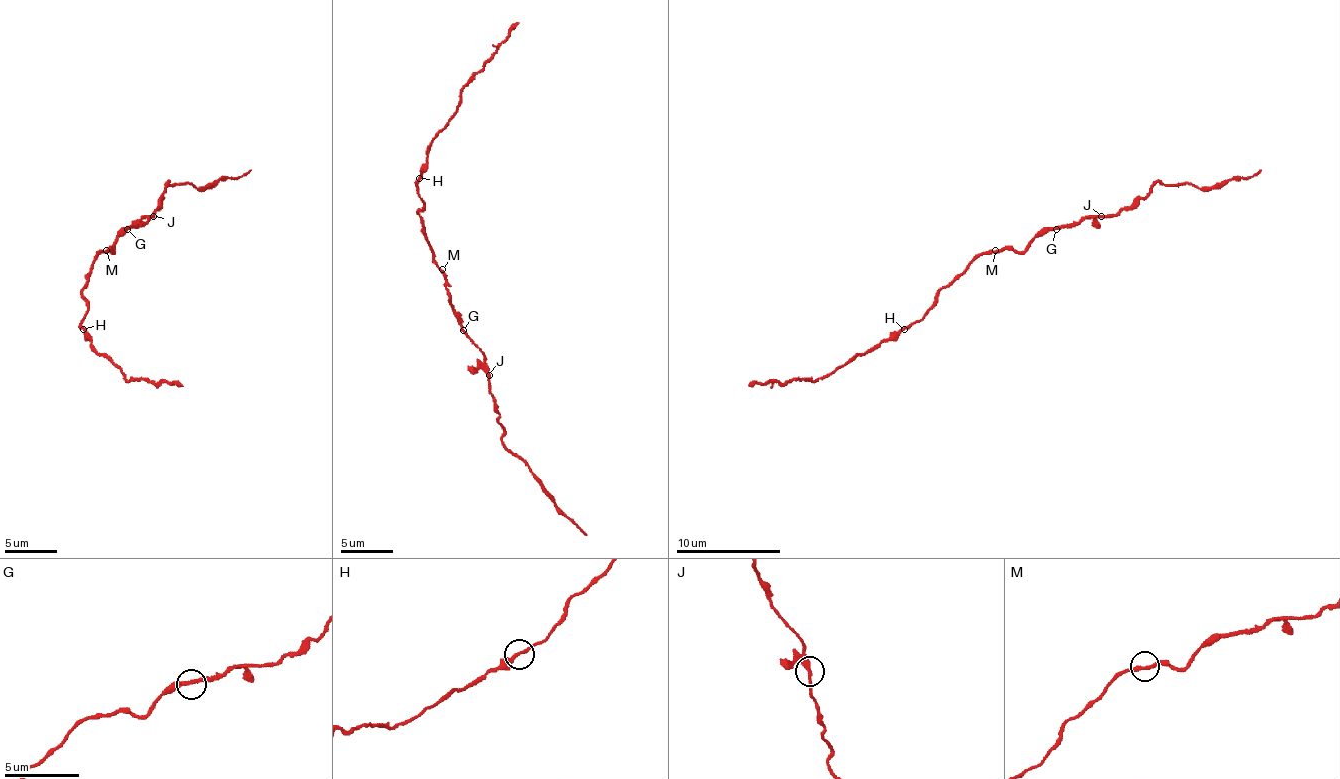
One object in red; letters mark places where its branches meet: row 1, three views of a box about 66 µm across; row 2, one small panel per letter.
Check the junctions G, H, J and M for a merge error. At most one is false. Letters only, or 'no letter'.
J

